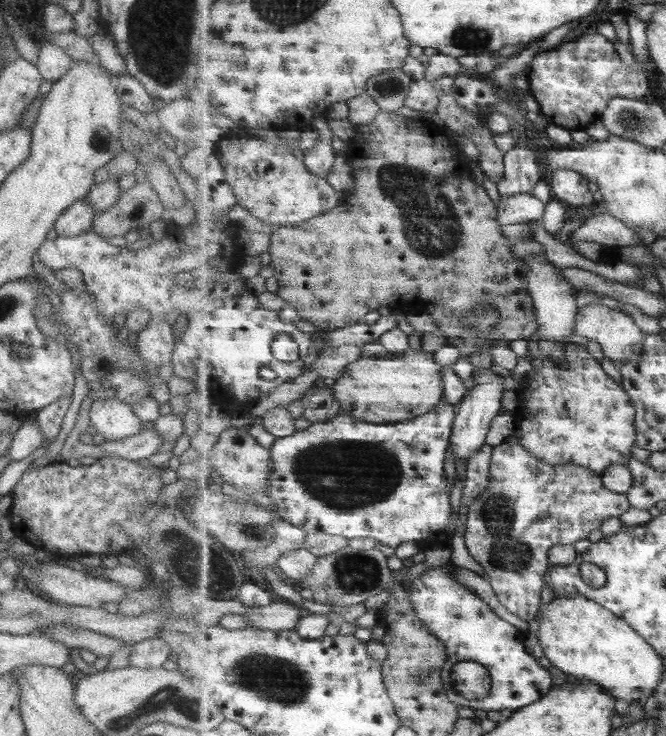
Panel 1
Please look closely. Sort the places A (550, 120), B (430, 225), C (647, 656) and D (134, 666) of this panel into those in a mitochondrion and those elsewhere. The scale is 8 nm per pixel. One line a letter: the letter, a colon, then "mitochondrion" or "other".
A: other
B: mitochondrion
C: other
D: other

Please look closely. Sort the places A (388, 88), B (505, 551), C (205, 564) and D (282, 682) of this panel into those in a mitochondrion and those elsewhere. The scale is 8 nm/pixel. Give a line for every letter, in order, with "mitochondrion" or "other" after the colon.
A: mitochondrion
B: mitochondrion
C: mitochondrion
D: mitochondrion

